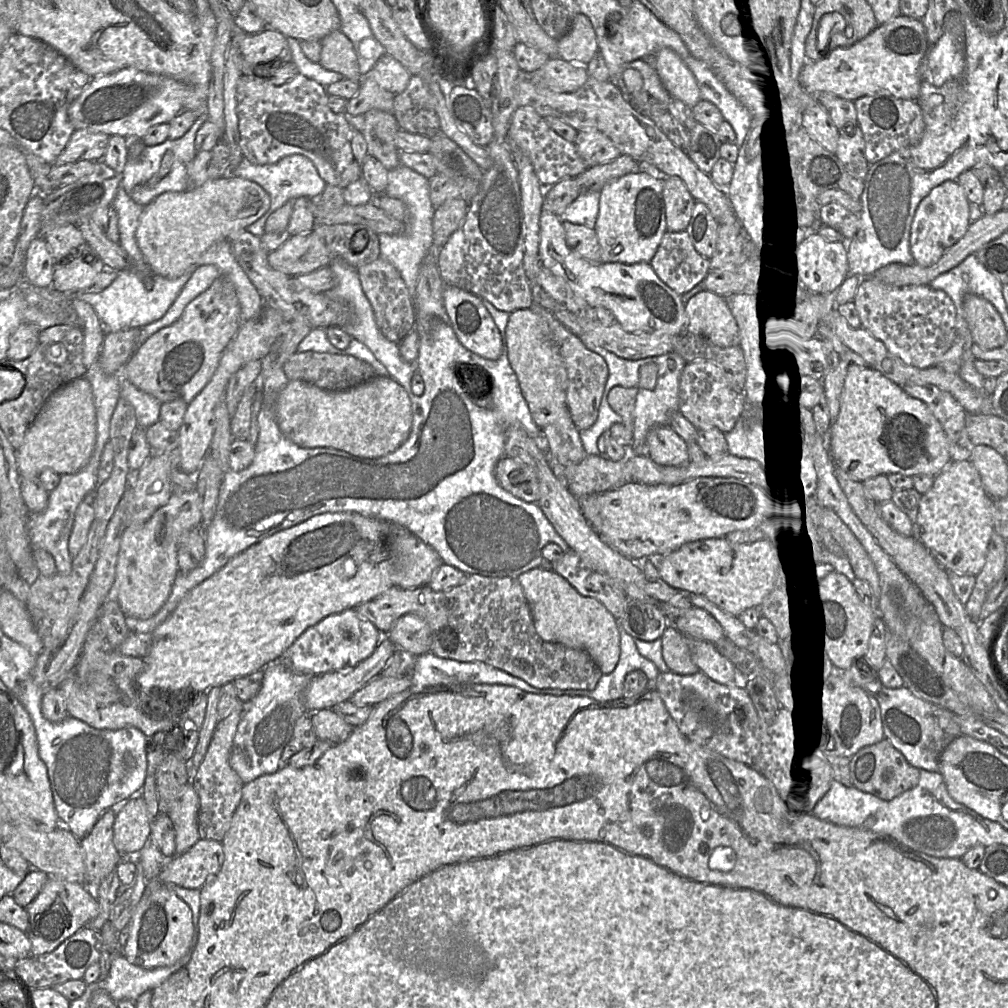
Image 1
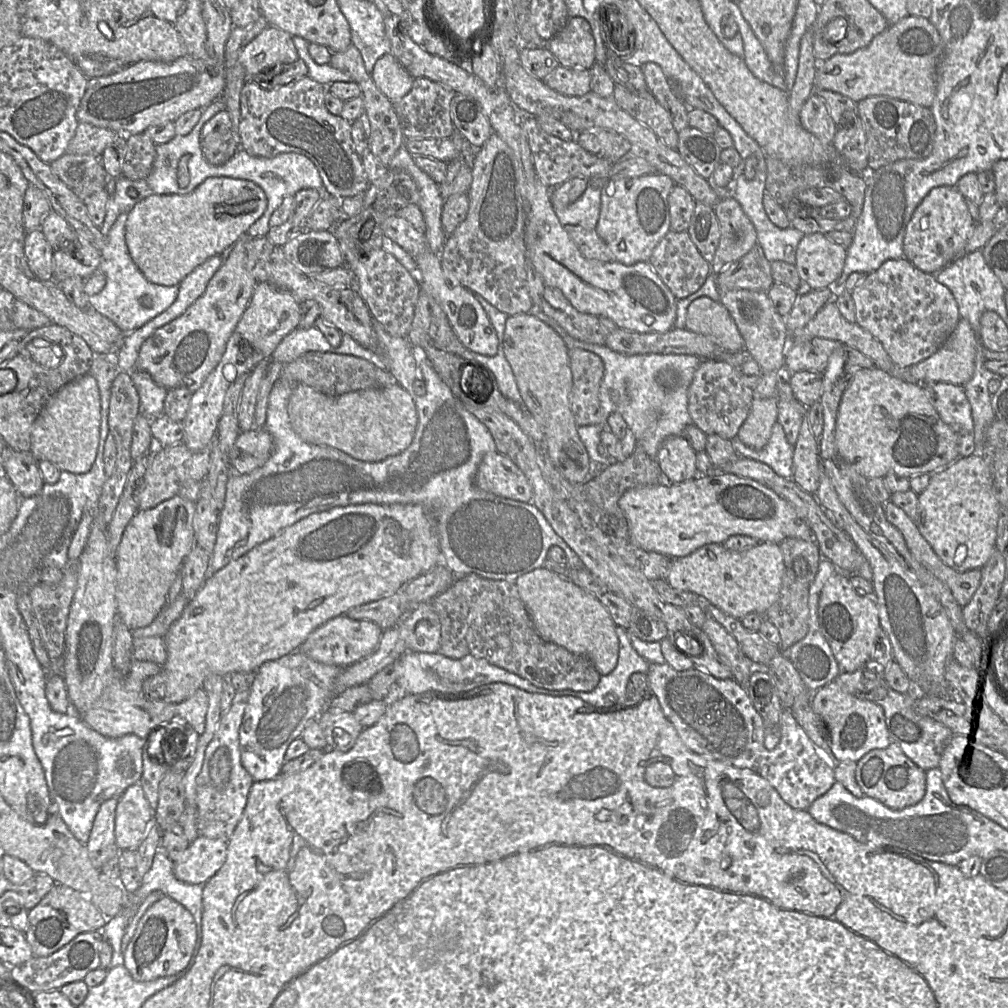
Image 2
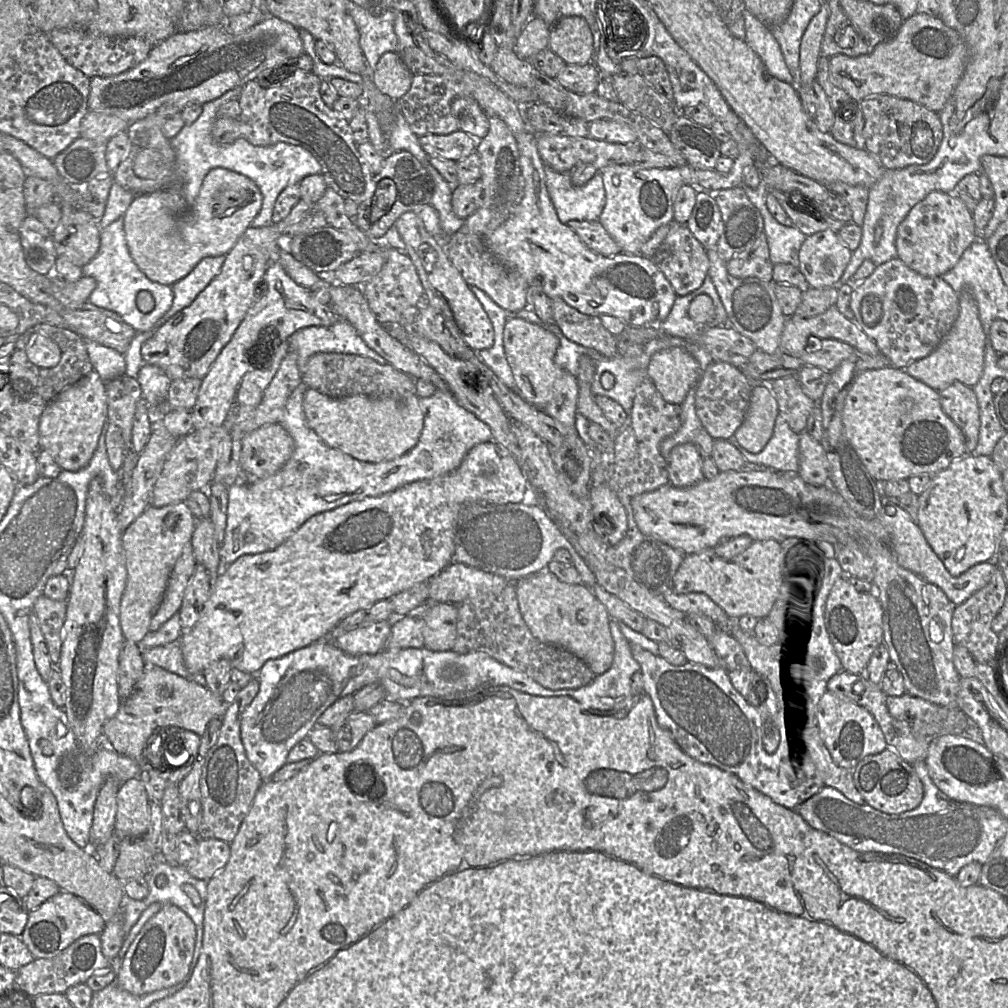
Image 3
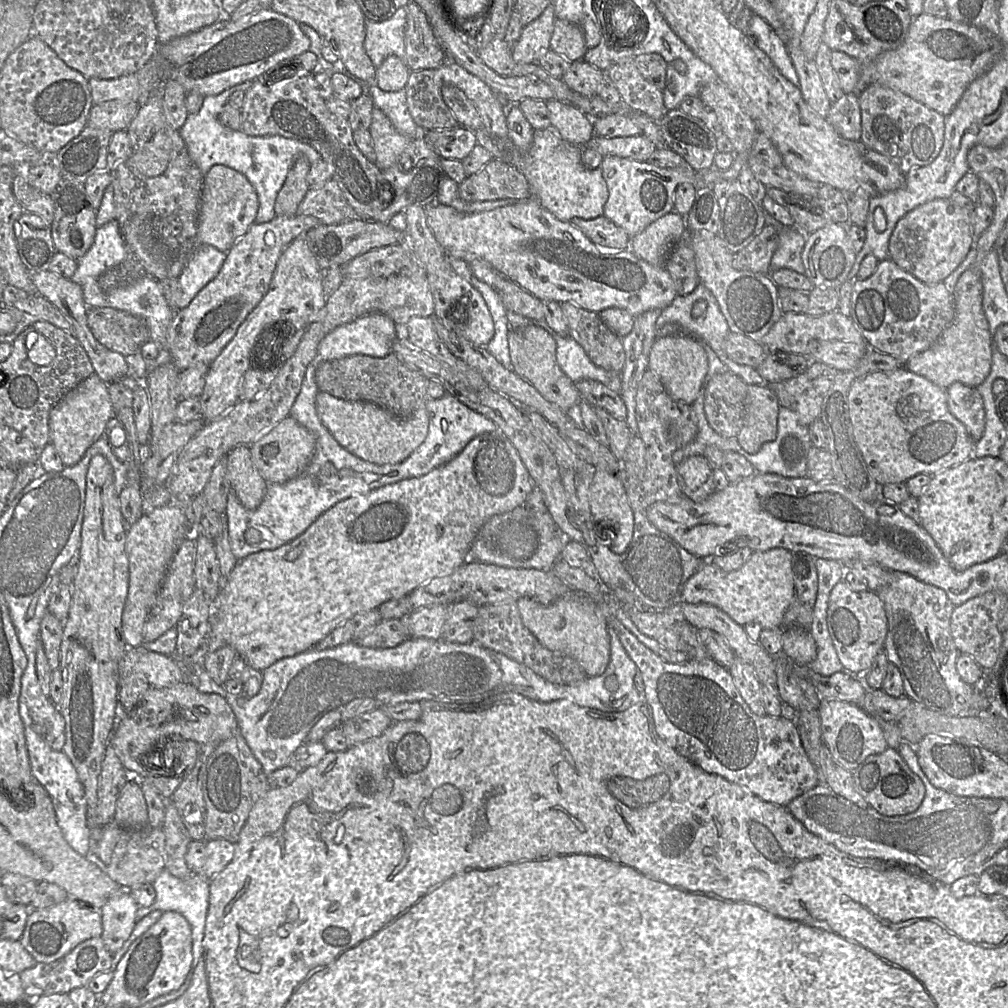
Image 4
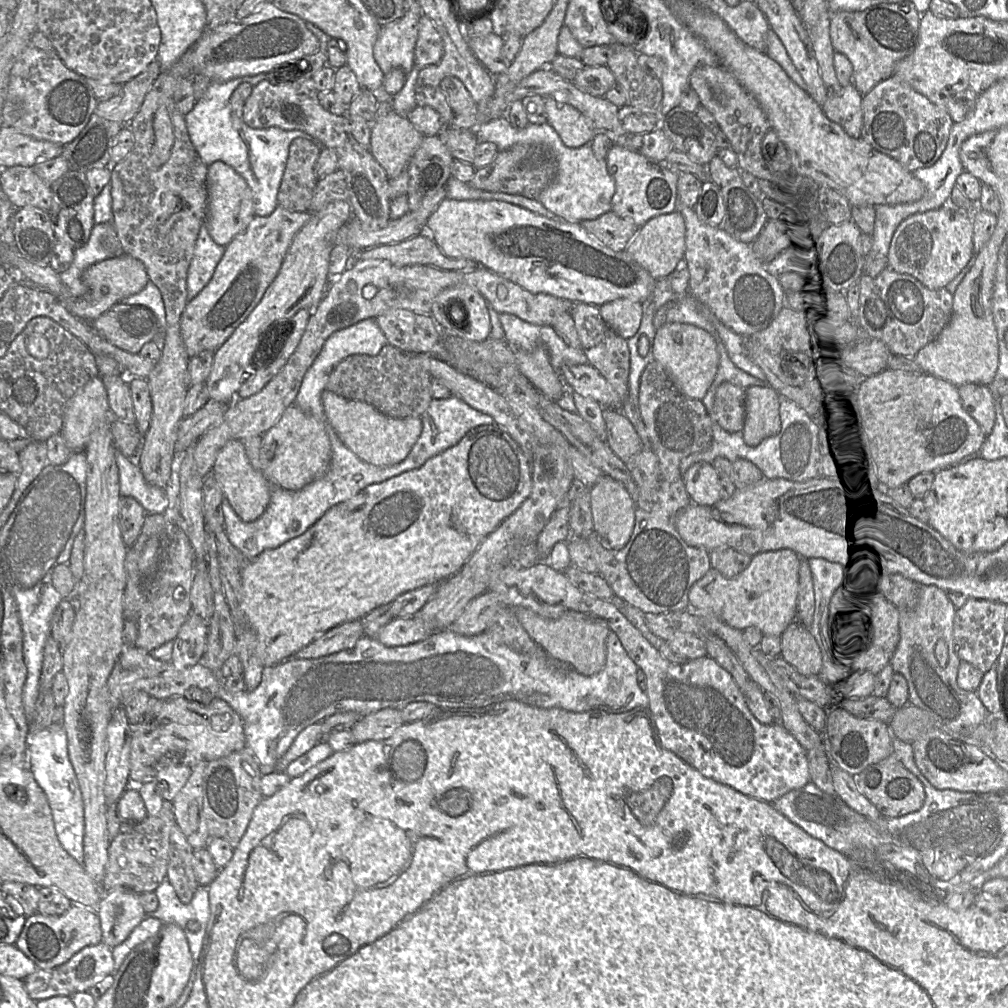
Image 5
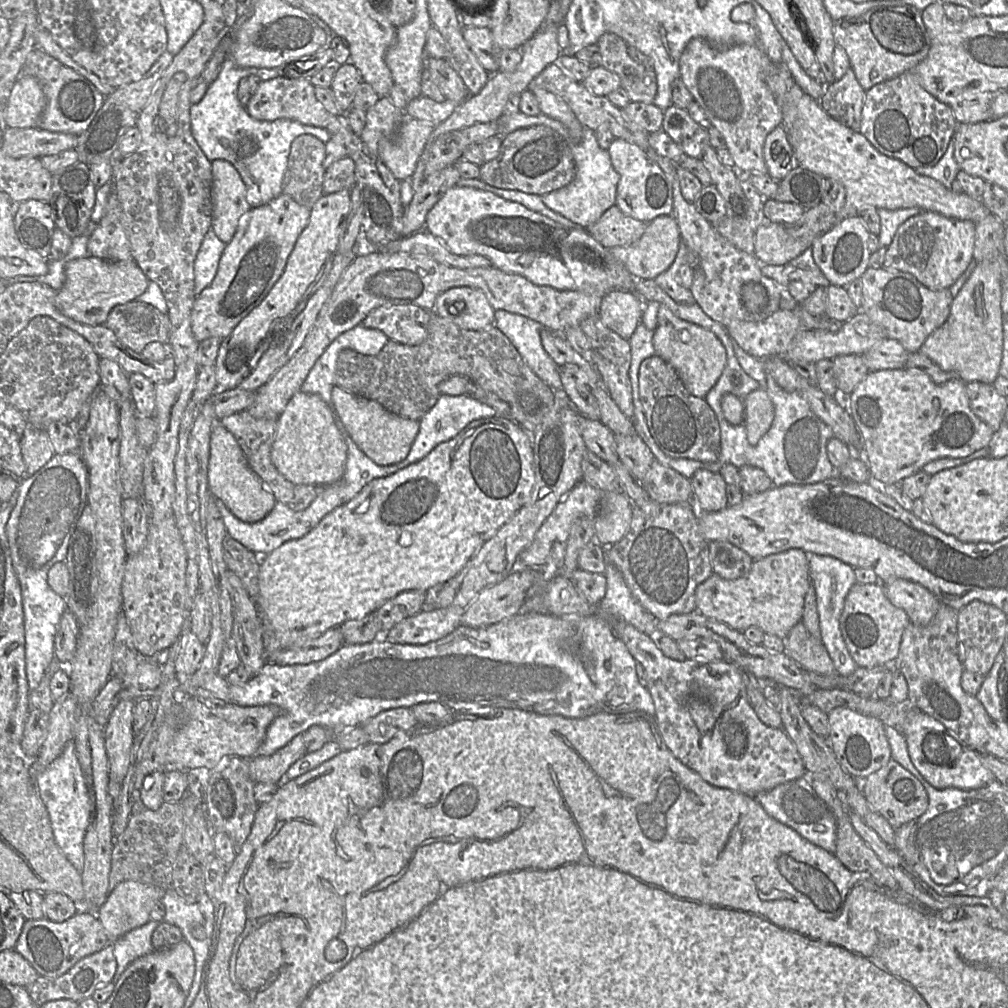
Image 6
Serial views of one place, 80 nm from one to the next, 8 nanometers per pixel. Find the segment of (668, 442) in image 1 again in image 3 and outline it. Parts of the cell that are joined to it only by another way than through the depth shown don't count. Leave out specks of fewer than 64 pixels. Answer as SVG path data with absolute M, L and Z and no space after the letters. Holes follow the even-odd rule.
M684 443L675 446L666 460L670 485L685 488L704 479L703 458L694 444Z

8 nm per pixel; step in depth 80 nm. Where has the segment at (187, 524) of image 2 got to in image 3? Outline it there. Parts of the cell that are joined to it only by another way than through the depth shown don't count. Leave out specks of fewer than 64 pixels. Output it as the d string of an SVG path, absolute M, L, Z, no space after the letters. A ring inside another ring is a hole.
M185 502L156 507L149 505L122 534L122 544L127 562L127 584L120 603L120 625L126 641L139 643L149 632L153 615L160 605L172 569L184 548L191 543L197 520Z

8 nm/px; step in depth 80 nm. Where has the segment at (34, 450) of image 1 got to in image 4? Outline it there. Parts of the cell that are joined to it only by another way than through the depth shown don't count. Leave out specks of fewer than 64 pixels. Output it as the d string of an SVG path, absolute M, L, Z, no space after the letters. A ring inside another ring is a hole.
M93 373L75 388L70 390L49 413L49 442L53 444L65 466L78 463L86 450L95 443L105 430L107 422L114 416L114 410L108 393L108 384Z

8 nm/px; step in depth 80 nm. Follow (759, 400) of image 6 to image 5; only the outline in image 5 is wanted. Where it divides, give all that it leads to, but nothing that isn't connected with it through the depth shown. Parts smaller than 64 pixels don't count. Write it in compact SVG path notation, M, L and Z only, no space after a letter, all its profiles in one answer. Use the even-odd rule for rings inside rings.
M769 384L746 389L742 435L748 446L757 446L781 429L780 394Z

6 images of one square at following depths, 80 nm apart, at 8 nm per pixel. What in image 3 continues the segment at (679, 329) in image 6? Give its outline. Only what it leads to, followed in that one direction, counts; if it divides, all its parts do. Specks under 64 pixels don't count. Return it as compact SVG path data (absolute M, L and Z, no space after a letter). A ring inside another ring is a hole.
M681 347L654 353L647 369L663 399L672 404L681 404L701 376L696 359Z

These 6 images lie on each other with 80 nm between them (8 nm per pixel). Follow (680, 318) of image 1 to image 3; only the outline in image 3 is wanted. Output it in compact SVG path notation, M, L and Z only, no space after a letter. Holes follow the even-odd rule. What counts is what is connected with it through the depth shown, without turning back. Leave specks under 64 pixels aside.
M528 123L527 128L516 135L516 143L524 179L524 196L509 218L484 237L487 250L506 268L522 276L529 286L540 283L549 298L560 298L583 314L608 314L623 320L627 326L634 327L656 326L665 320L675 302L676 294L653 259L623 251L606 257L590 250L567 223L562 223L557 216L545 182L545 165L537 150L536 131Z

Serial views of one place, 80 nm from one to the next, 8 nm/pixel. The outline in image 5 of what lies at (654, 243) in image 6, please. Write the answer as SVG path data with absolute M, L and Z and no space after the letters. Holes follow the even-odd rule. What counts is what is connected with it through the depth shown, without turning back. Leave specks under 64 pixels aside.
M679 211L656 216L641 226L625 252L656 280L670 275L683 259L686 226Z

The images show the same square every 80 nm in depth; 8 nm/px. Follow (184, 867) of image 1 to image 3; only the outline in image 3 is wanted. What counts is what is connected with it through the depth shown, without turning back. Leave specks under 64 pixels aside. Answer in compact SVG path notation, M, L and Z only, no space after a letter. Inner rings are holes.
M215 838L199 839L197 854L185 868L193 877L209 880L225 867L229 858L229 843Z

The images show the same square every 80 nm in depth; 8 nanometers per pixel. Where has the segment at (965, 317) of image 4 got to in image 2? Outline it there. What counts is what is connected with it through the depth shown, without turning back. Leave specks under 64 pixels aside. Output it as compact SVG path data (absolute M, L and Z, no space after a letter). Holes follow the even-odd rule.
M960 318L955 330L929 358L909 367L918 383L947 382L964 385L974 373L977 335L969 322Z

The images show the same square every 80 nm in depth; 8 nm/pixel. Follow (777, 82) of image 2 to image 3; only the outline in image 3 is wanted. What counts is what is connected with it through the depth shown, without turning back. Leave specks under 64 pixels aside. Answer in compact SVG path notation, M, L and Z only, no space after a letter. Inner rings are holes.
M747 10L741 14L744 17L745 41L762 60L767 71L773 77L794 85L795 78L786 65L780 45L771 28Z

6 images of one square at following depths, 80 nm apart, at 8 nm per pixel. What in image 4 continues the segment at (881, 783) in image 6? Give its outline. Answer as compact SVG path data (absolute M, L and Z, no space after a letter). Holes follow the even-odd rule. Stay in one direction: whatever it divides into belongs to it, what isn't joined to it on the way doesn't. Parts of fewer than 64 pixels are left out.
M887 748L880 754L868 756L853 772L857 792L878 813L884 816L902 816L915 812L925 796L921 779L914 774L898 751Z

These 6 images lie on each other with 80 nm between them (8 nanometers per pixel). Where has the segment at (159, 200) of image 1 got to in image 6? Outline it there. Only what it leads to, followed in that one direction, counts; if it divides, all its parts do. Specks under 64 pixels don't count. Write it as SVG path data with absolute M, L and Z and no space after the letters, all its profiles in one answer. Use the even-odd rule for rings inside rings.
M214 160L211 228L223 243L231 241L241 217L251 208L246 200L246 185L236 168L226 160Z

